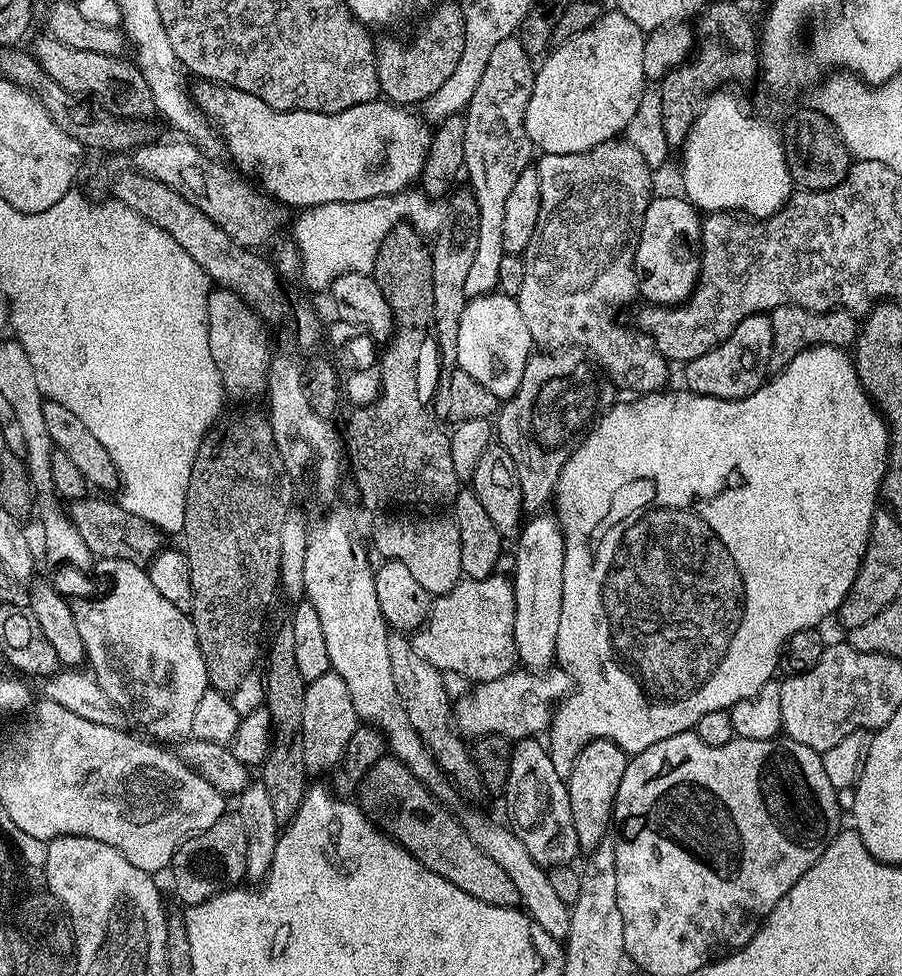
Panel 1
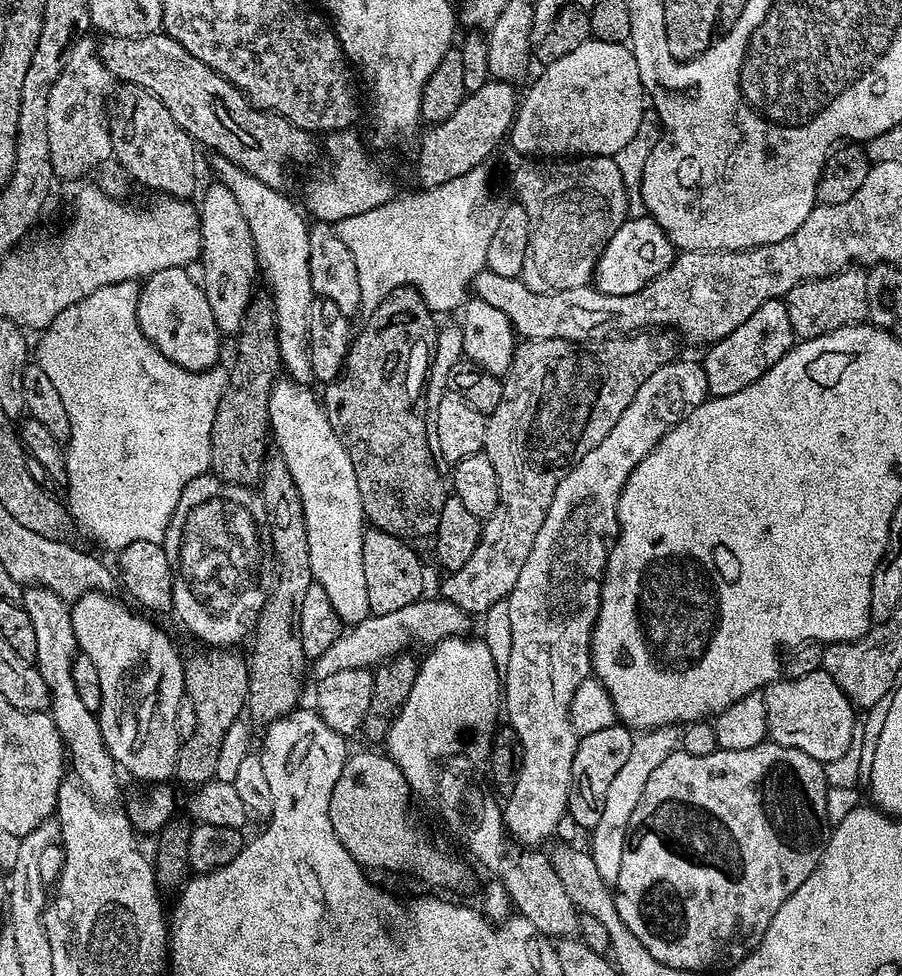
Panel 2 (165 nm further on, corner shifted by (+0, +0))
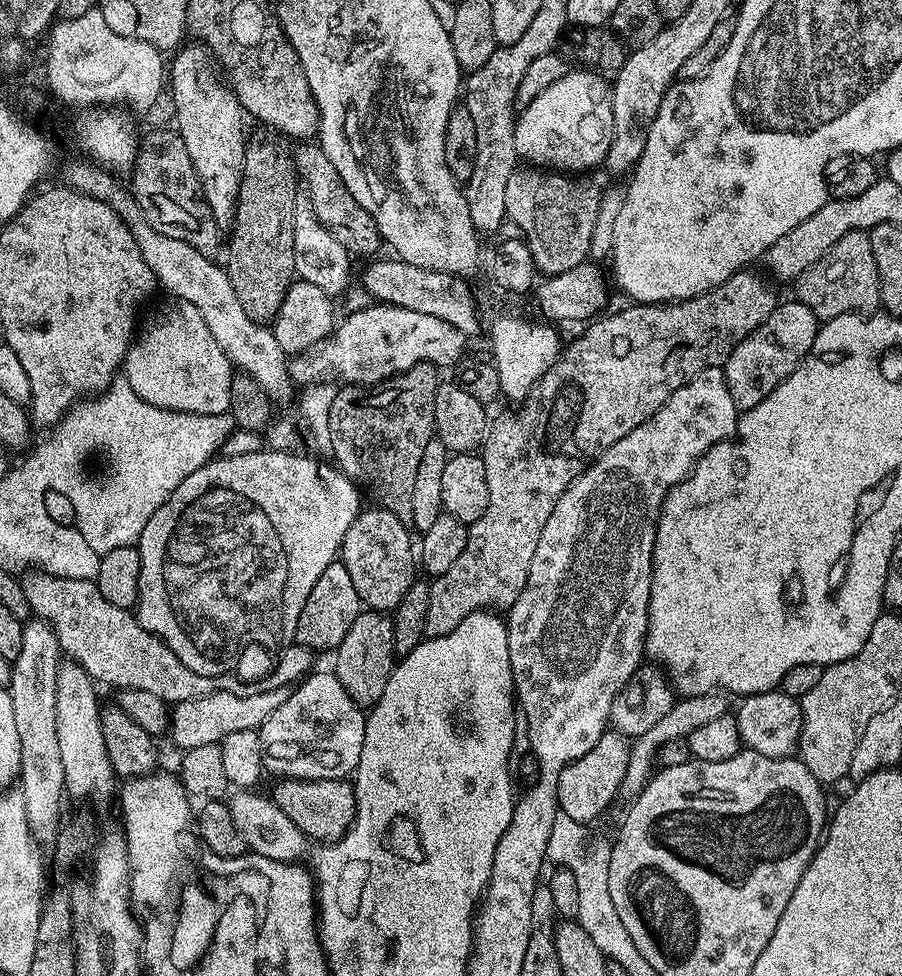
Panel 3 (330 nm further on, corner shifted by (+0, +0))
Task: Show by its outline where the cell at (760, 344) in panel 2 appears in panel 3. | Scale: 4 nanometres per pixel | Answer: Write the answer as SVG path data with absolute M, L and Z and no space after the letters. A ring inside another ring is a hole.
M789 298L788 301L777 303L776 309L734 350L728 355L722 367L726 386L730 390L730 398L734 398L737 413L750 410L771 394L783 380L790 378L794 370L808 356L814 346L814 338L818 331L816 316L801 300Z

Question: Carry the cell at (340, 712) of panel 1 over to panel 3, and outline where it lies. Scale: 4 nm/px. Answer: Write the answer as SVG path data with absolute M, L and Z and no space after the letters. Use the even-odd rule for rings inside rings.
M361 610L358 618L354 618L354 626L346 630L346 638L342 638L342 642L335 648L335 656L334 671L338 682L342 682L351 700L357 705L371 708L385 693L386 682L398 660L391 615Z

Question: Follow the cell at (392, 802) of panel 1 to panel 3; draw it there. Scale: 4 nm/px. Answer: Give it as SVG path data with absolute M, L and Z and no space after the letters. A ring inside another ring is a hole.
M280 778L275 781L270 798L276 804L278 810L298 830L302 830L309 841L331 842L340 840L346 830L352 825L356 816L356 795L352 784L347 779L343 780L294 780L291 778Z

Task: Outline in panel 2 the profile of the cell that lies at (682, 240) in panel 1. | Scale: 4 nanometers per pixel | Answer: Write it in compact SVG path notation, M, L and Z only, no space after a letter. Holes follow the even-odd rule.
M647 214L633 215L610 238L608 245L596 263L594 286L602 294L634 294L642 290L658 274L662 274L676 259L678 252L670 238L658 226L658 222Z

